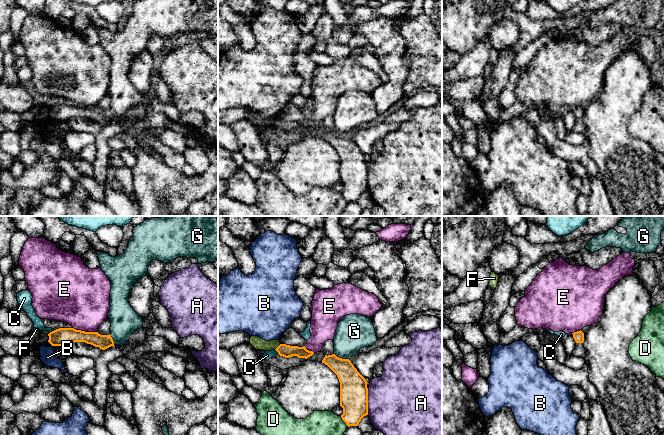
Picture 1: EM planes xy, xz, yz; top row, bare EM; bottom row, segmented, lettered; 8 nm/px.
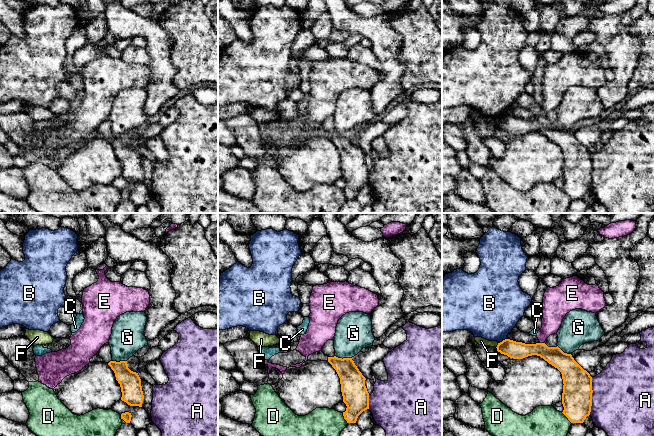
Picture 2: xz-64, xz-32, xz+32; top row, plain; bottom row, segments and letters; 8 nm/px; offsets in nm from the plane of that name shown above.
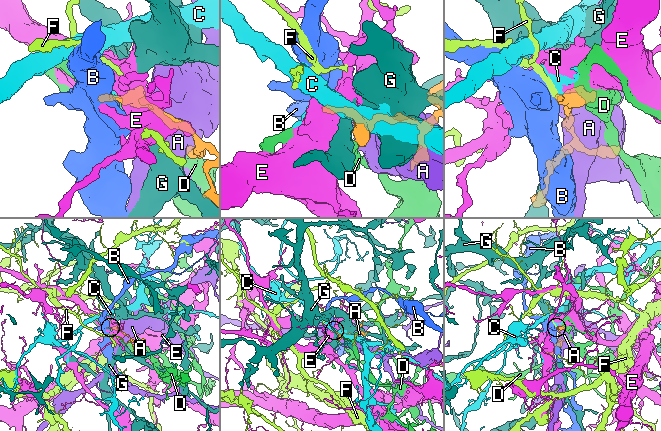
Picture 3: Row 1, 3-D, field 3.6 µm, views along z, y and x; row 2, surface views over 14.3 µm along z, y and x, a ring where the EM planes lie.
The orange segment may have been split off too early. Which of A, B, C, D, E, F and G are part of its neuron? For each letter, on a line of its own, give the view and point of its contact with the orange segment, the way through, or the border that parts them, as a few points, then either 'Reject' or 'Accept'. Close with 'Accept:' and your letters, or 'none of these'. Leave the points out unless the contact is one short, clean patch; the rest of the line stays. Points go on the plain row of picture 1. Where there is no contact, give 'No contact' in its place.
A: Touches orange at xz (367, 178). Reject
B: Touches orange at xy (52, 121). Boundary: xy (51, 120), (53, 122). Reject
C: Touches orange at xy (52, 107). Boundary: xy (54, 106), (49, 109). Reject
D: Touches orange at xz (343, 196). Boundary: xz (340, 192), (348, 202). Reject
E: Touches orange at xy (84, 107). Boundary: xy (73, 103), (79, 106), (96, 108). Reject
F: Touches orange at xz (278, 122). Boundary: xz (280, 120), (274, 125). Reject
G: Touches orange at xz (341, 134). Reject
Accept: none of these

